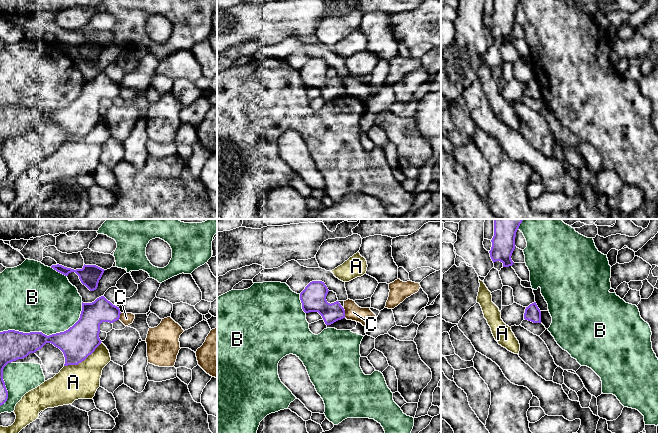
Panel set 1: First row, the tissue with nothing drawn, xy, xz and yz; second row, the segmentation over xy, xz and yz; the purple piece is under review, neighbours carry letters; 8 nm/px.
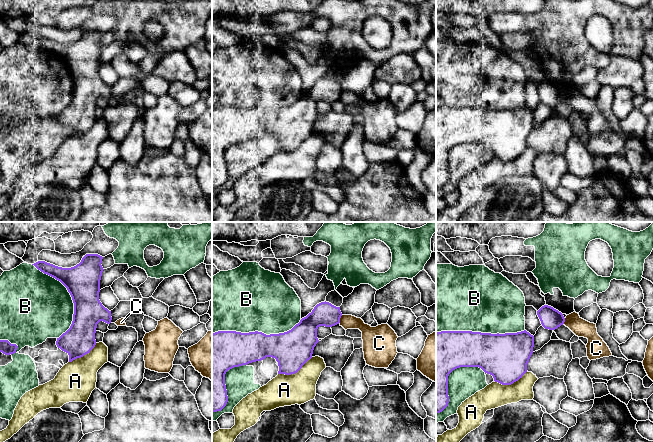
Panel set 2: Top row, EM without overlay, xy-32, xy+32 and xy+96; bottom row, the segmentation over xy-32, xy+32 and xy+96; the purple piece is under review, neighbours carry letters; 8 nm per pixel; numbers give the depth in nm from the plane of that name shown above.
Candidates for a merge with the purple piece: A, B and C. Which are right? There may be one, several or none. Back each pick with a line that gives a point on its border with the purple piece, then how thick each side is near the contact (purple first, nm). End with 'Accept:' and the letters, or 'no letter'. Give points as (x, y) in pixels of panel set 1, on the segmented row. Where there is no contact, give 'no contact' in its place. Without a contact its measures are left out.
Accept: no letter

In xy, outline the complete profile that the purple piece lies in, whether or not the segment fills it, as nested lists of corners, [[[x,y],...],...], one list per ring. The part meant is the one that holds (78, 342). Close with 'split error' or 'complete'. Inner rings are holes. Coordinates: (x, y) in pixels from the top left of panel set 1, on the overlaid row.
[[[101,296],[92,303],[82,302],[79,320],[64,332],[49,336],[42,332],[0,332],[0,406],[8,399],[3,380],[3,369],[8,363],[23,359],[41,349],[46,343],[51,343],[63,352],[64,366],[78,365],[101,344],[100,324],[113,323],[119,320],[120,314],[119,307]]]; complete

